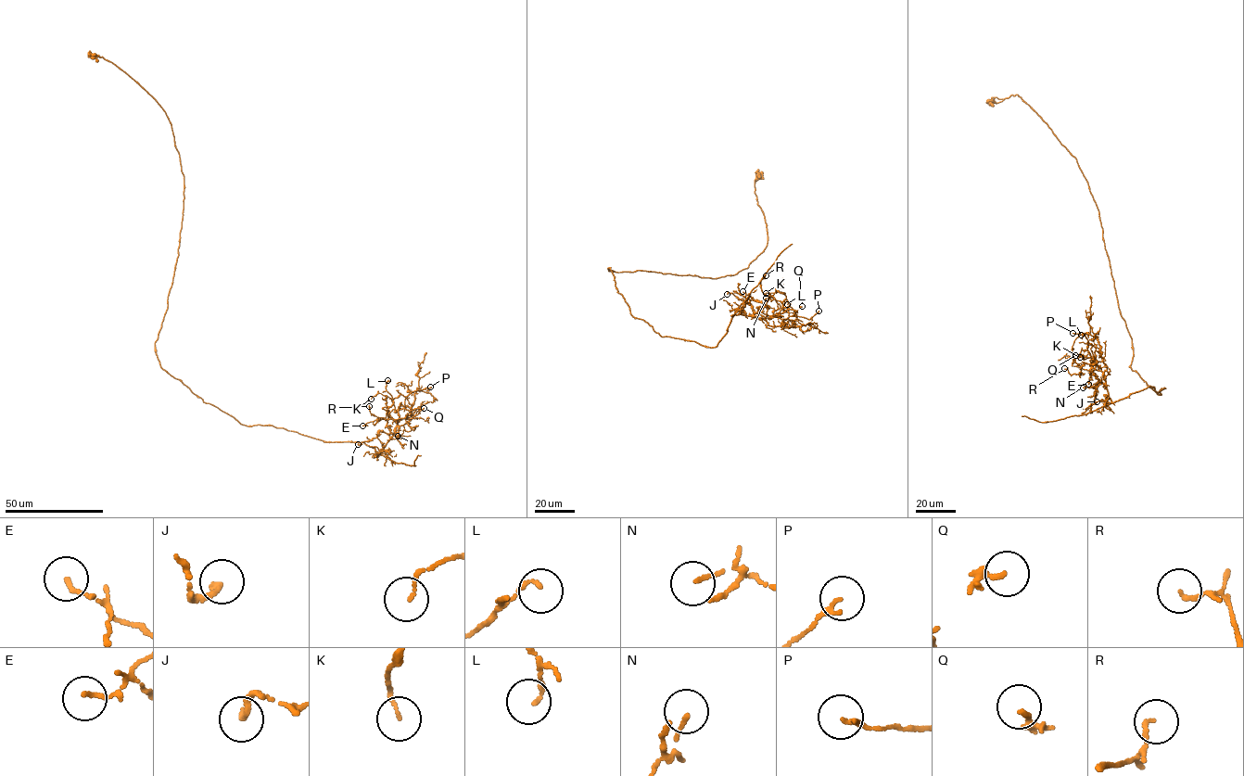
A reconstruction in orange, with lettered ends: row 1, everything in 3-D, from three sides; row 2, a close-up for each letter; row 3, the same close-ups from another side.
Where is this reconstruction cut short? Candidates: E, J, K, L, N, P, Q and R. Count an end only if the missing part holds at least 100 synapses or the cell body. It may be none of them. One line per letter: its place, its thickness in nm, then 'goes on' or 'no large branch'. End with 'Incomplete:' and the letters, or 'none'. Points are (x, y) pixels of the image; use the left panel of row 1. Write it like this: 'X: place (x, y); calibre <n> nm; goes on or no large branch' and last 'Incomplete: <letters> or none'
E: place (362, 426); calibre 130 nm; no large branch
J: place (358, 444); calibre 190 nm; no large branch
K: place (371, 399); calibre 120 nm; no large branch
L: place (387, 380); calibre 130 nm; no large branch
N: place (398, 436); calibre 120 nm; no large branch
P: place (430, 387); calibre 170 nm; no large branch
Q: place (424, 408); calibre 190 nm; no large branch
R: place (369, 406); calibre 140 nm; no large branch
Incomplete: none

